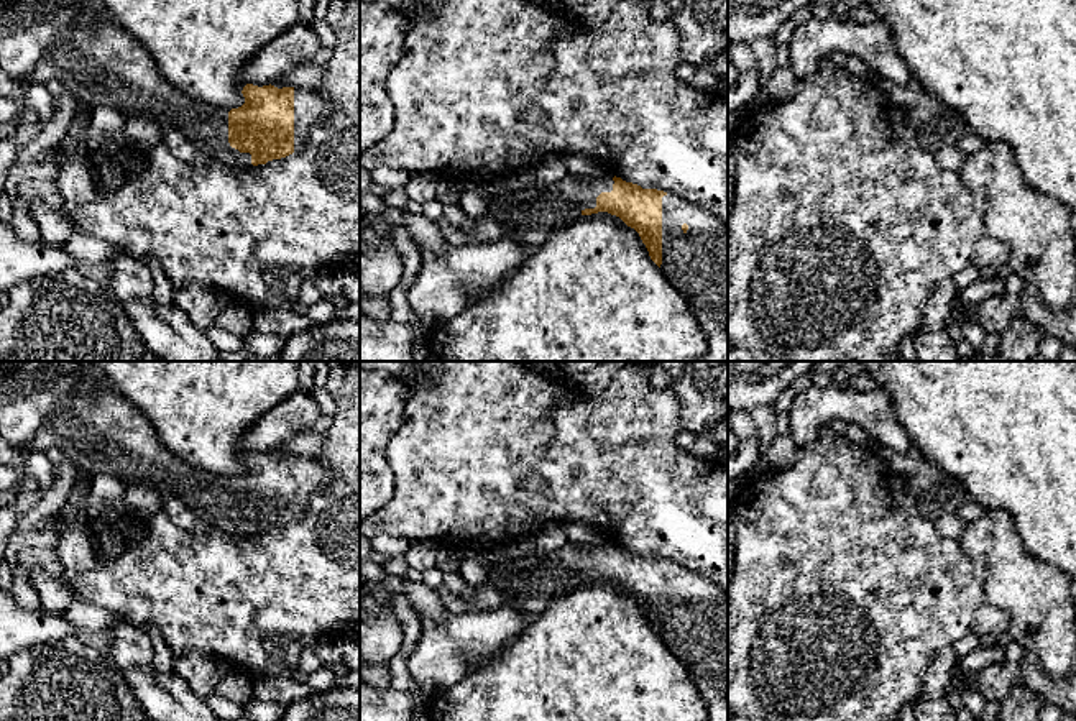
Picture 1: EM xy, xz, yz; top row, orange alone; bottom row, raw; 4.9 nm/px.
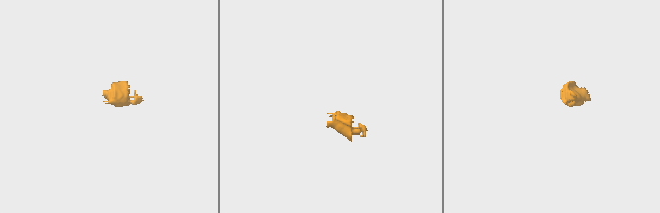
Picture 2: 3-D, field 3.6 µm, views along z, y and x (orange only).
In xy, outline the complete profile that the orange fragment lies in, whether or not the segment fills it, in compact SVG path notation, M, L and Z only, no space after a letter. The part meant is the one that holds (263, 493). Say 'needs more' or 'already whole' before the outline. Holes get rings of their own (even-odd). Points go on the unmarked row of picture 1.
needs more | M87 365L80 370L77 389L48 412L30 445L33 452L57 448L90 475L103 473L125 486L145 484L181 499L209 527L230 532L258 534L297 521L309 494L330 476L315 458L271 452L246 452L241 458L245 471L238 476L220 476L189 465L171 453L149 420L112 386L102 384L99 373Z

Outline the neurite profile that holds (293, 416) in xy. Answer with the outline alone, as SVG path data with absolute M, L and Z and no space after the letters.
M299 363L299 389L264 412L241 439L245 452L269 453L289 439L307 430L322 414L315 401L315 368Z

